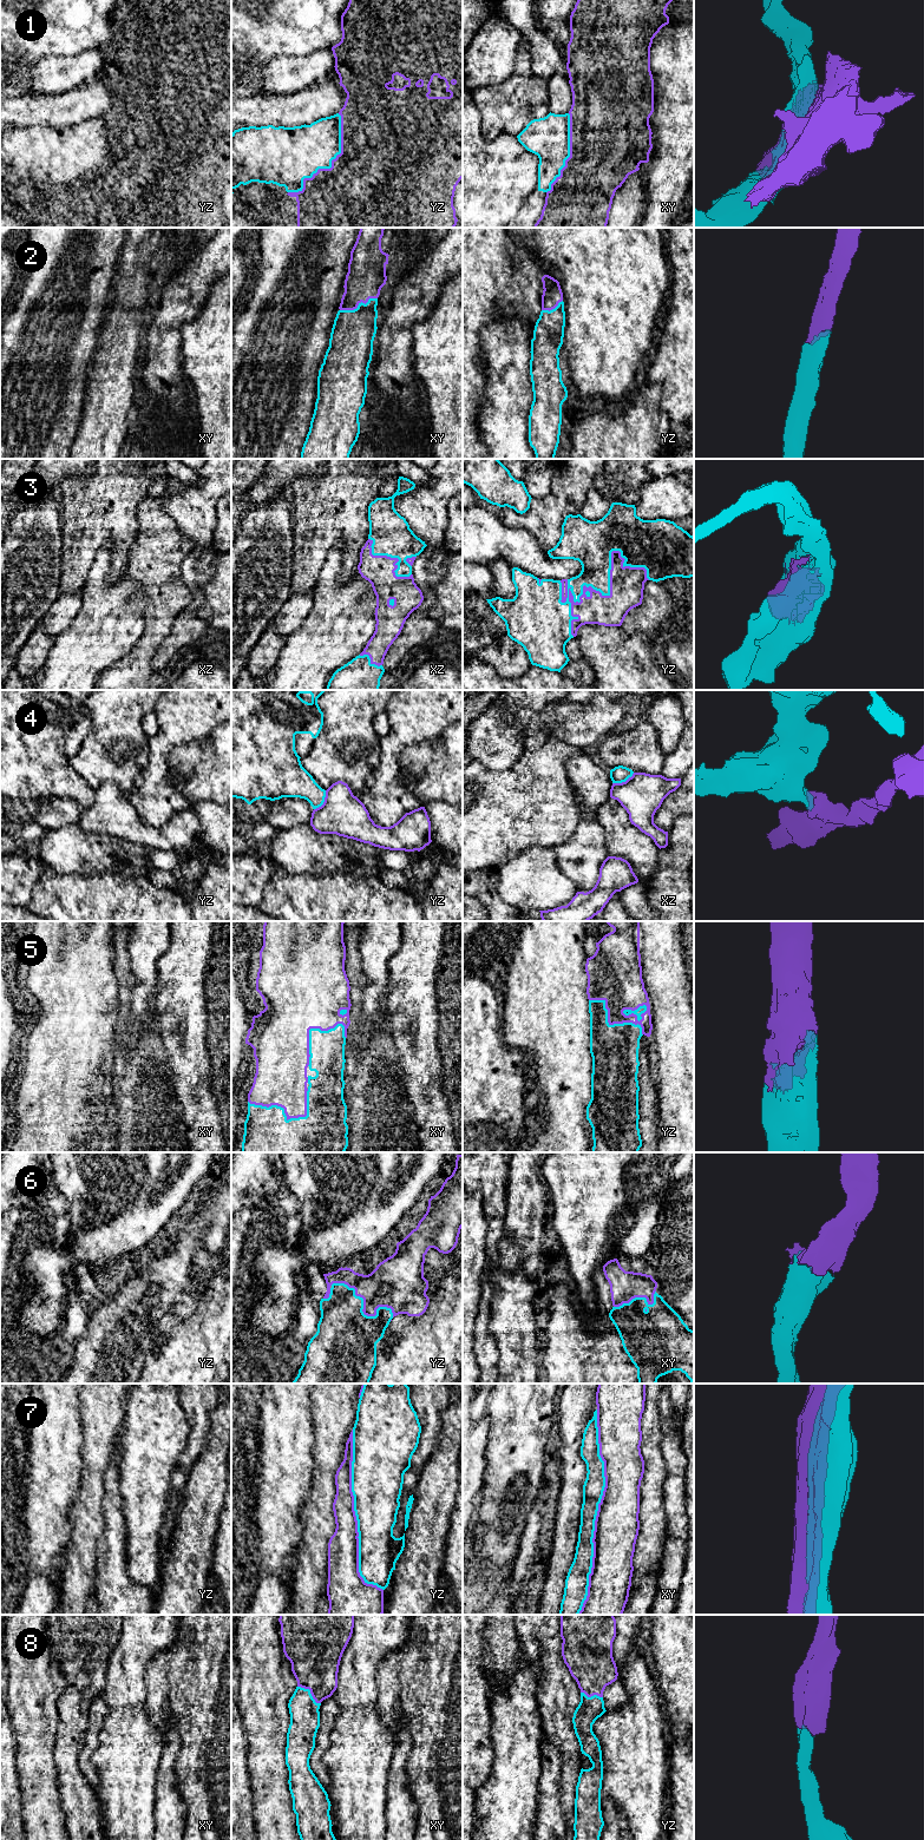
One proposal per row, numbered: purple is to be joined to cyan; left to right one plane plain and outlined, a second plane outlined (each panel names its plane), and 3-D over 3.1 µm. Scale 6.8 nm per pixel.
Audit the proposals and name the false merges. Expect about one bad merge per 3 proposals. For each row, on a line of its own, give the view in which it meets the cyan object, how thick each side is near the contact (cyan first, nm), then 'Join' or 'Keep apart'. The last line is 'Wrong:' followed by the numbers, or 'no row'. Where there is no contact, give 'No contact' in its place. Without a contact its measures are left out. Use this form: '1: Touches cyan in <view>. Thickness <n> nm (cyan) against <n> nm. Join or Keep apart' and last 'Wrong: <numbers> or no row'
1: Touches cyan in yz. Thickness 360 nm (cyan) against 480 nm. Keep apart
2: Touches cyan in xy. Thickness 300 nm (cyan) against 260 nm. Join
3: Touches cyan in yz. Thickness 200 nm (cyan) against 240 nm. Join
4: Touches cyan in yz. Thickness 220 nm (cyan) against 300 nm. Keep apart
5: Touches cyan in yz. Thickness 320 nm (cyan) against 260 nm. Join
6: Touches cyan in yz. Thickness 420 nm (cyan) against 320 nm. Join
7: Touches cyan in xy. Thickness 140 nm (cyan) against 300 nm. Keep apart
8: Touches cyan in xy. Thickness 200 nm (cyan) against 340 nm. Join
Wrong: 1, 4, 7

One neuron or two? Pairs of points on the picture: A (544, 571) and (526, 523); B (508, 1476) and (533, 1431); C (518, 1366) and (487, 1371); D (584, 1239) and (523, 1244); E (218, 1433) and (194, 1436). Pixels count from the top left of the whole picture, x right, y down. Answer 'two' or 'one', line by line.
A: two
B: one
C: two
D: two
E: two

